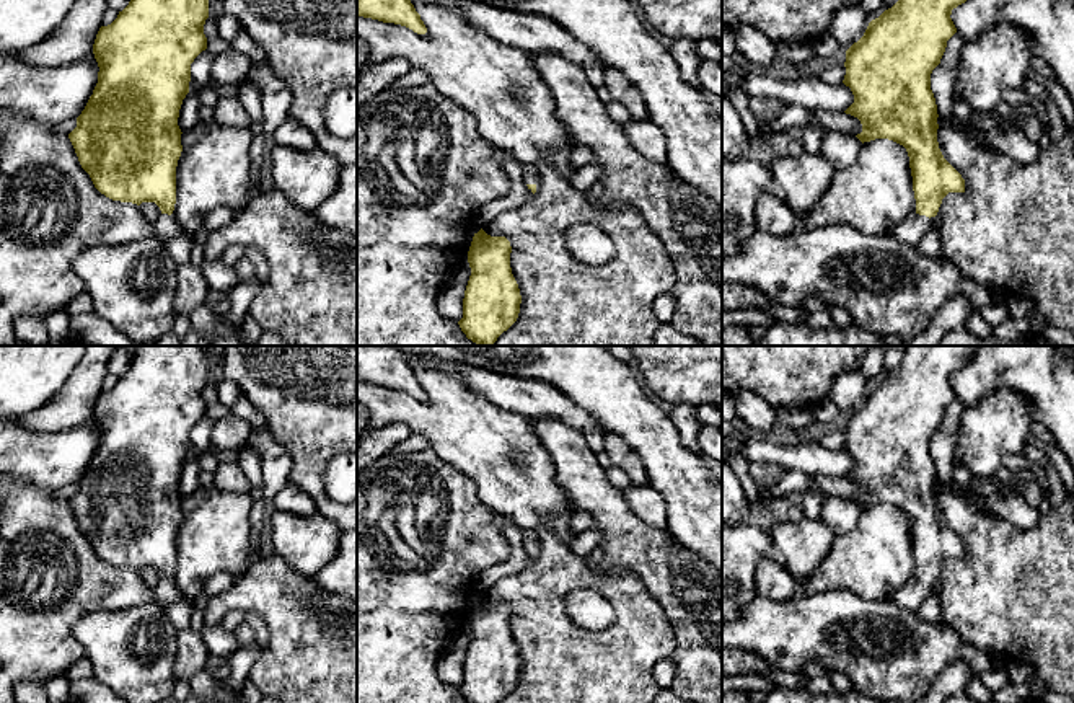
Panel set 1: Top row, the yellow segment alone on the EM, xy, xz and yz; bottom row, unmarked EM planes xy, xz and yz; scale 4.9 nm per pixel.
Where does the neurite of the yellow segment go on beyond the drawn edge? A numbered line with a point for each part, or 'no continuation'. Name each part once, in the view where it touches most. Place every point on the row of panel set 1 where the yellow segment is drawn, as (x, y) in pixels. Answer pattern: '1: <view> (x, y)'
1: yz (911, 229)

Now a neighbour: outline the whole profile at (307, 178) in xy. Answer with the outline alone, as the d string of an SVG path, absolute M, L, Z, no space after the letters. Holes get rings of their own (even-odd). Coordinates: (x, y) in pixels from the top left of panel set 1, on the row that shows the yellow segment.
M275 145L271 153L275 188L297 207L315 212L334 191L342 165L321 148L310 152Z

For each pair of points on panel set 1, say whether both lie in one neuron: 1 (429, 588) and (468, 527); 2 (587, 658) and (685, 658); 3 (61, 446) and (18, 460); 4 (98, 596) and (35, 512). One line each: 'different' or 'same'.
1: same
2: different
3: same
4: same

